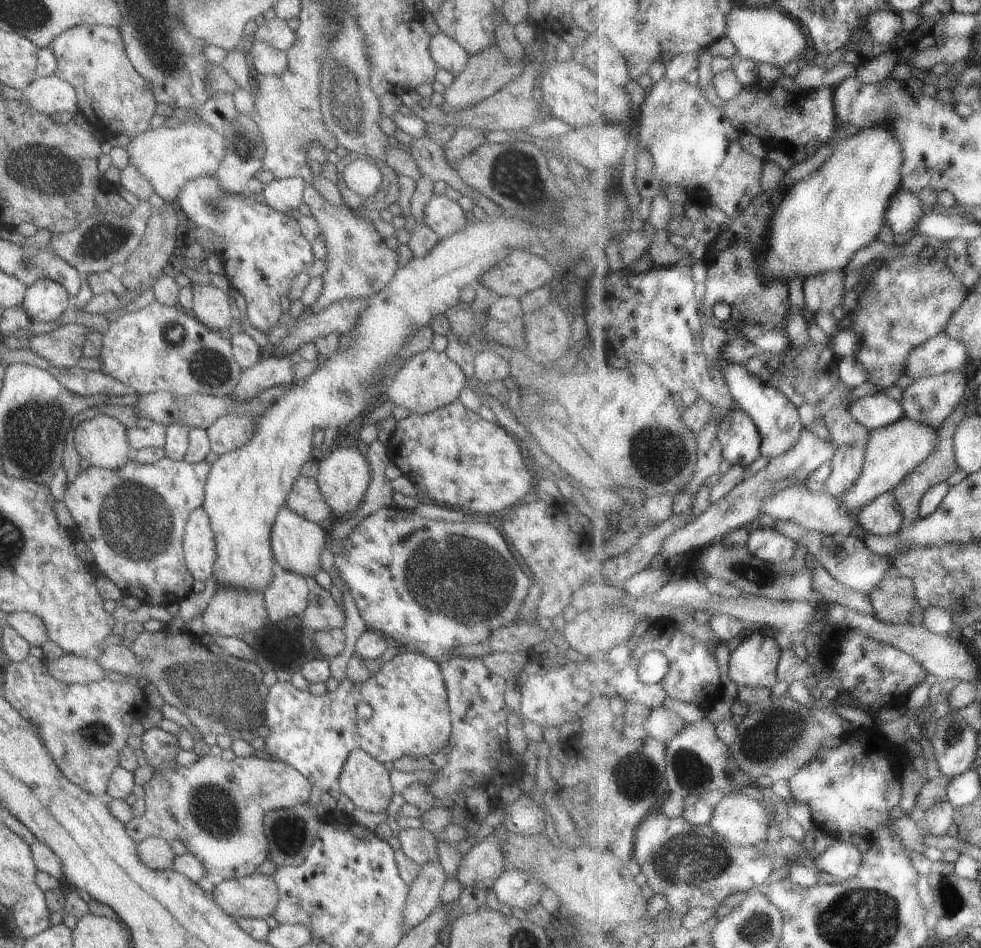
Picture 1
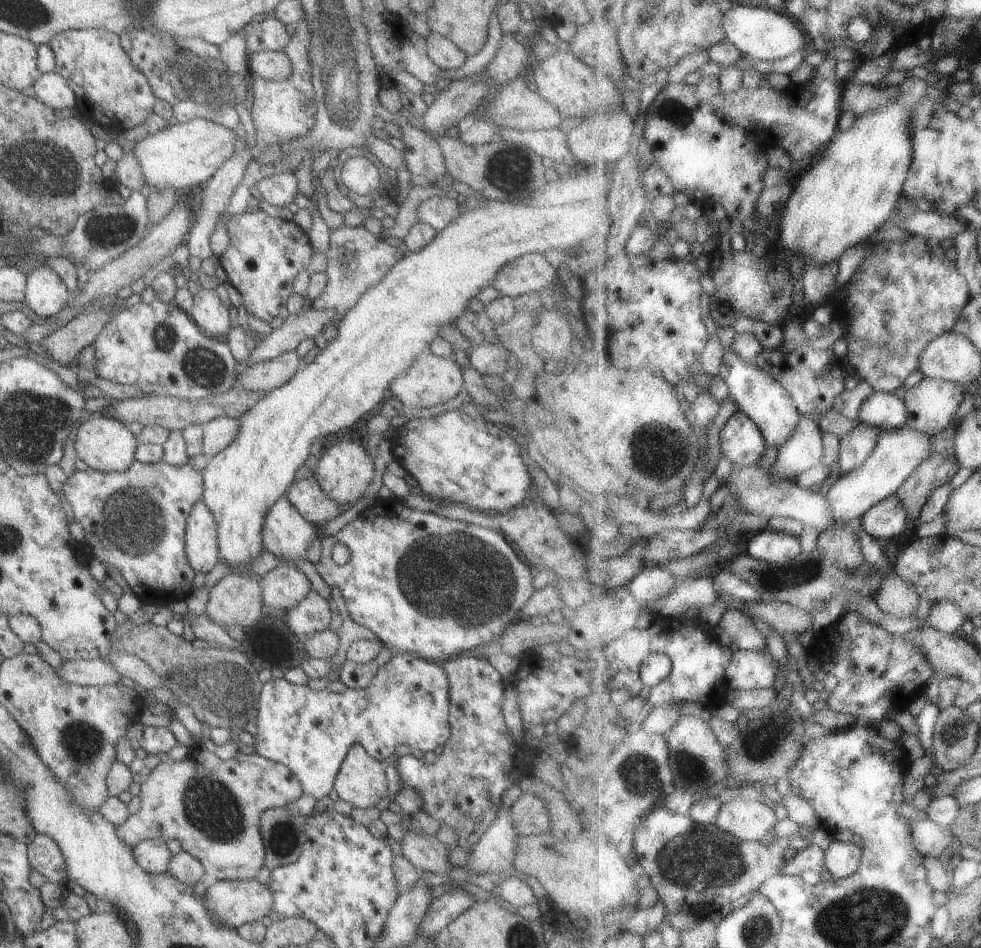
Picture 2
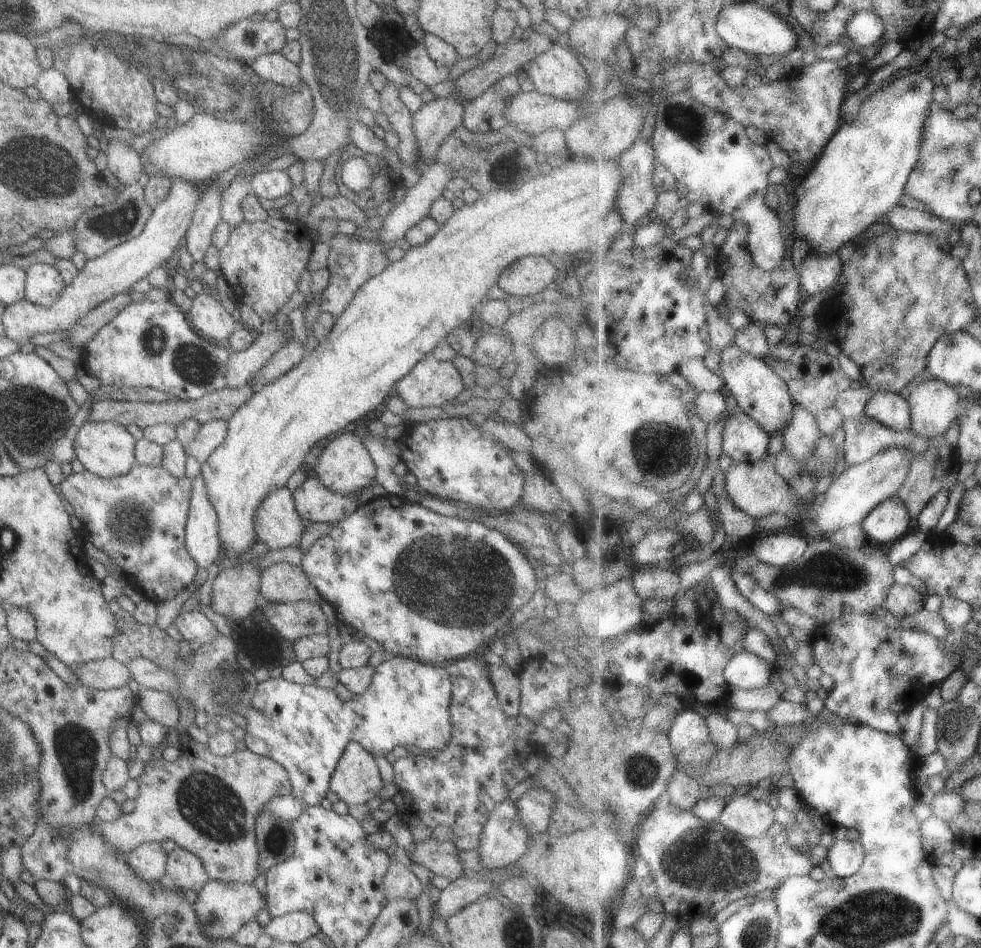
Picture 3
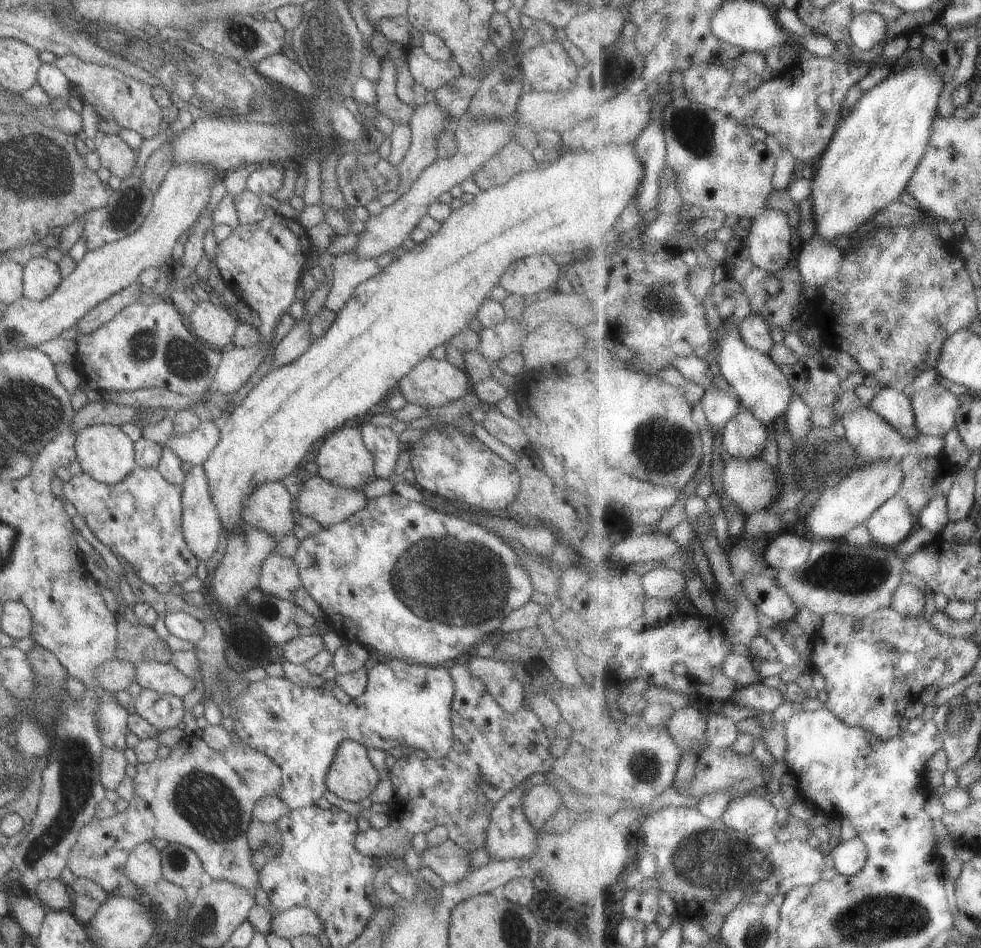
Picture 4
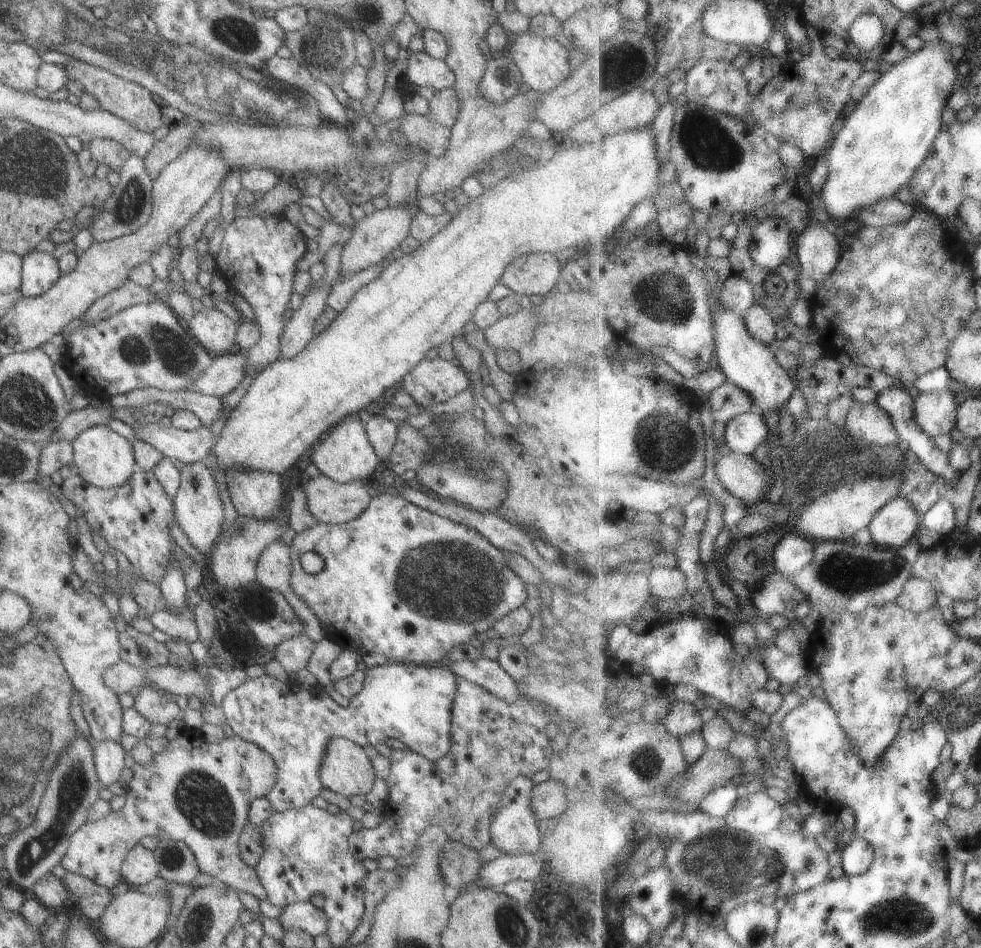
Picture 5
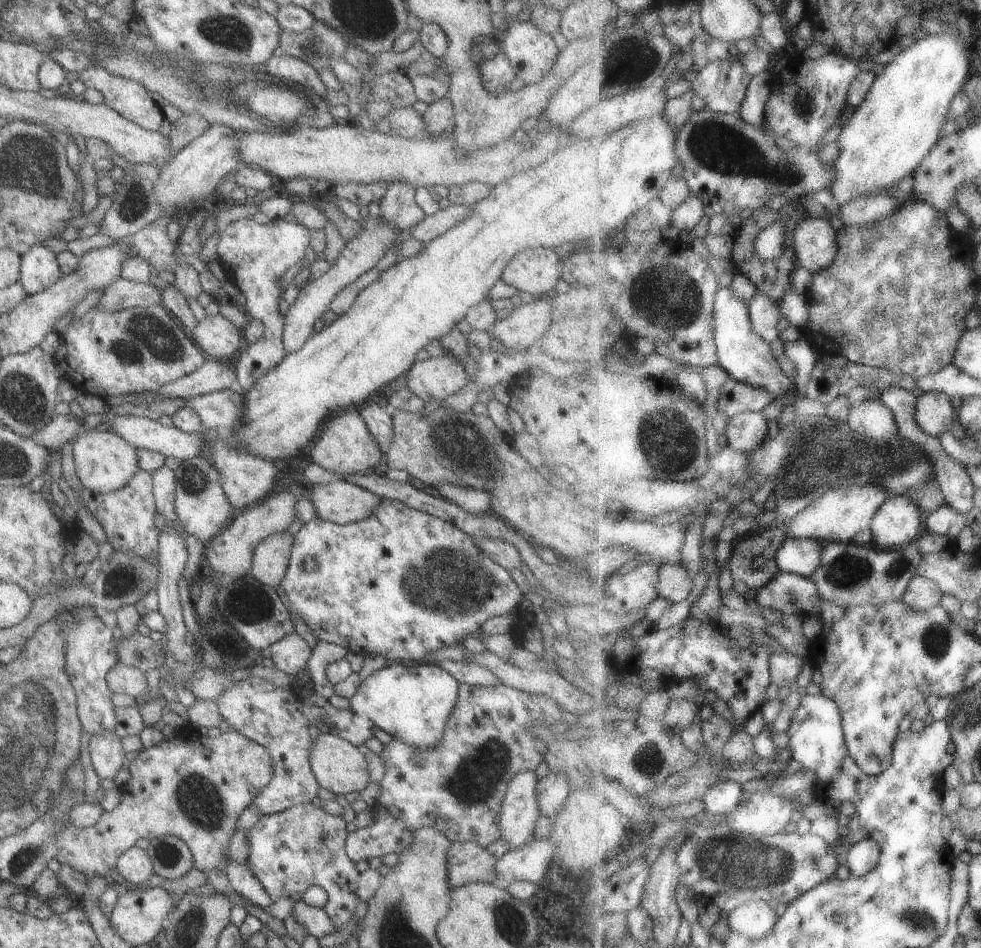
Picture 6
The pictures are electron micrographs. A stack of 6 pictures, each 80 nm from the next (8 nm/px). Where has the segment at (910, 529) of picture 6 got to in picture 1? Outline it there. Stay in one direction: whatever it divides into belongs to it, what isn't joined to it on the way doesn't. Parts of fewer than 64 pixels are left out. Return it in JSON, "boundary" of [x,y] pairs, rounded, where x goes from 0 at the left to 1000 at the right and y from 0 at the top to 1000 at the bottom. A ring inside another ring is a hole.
{"boundary":[[[906,518],[880,535],[875,541],[875,551],[884,561],[907,564],[915,562],[922,556],[923,545],[915,533],[915,525],[910,518]]]}

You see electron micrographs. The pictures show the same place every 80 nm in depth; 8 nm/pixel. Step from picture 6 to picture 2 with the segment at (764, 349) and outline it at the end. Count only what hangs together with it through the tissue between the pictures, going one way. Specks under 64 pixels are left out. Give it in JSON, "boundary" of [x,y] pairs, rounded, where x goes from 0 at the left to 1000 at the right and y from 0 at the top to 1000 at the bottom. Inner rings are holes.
{"boundary":[[[741,368],[733,396],[743,406],[746,421],[752,426],[752,431],[765,439],[775,449],[782,470],[794,473],[809,460],[810,453],[813,451],[814,446],[818,444],[818,437],[802,410],[793,401],[790,401],[786,395],[781,390],[775,389],[769,381],[757,380],[749,374],[747,370]]]}

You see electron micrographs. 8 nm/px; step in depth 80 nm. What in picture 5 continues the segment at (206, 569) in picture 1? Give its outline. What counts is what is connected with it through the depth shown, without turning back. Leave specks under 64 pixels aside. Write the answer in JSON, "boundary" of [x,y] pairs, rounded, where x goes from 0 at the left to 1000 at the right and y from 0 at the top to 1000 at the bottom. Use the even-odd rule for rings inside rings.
{"boundary":[[[206,486],[197,488],[187,488],[181,495],[182,509],[180,518],[175,525],[176,544],[185,561],[193,574],[203,583],[211,586],[215,581],[217,572],[224,563],[224,555],[227,550],[227,537],[225,527],[223,527],[223,517],[219,513],[219,506],[215,498],[208,492]]]}

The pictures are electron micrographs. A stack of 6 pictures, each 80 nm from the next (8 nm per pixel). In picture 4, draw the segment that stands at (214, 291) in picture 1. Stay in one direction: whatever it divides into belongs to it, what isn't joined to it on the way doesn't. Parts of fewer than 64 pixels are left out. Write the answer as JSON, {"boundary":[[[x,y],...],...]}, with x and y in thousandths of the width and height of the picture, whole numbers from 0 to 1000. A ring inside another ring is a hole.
{"boundary":[[[202,318],[188,336],[192,348],[209,365],[226,370],[235,364],[244,342],[236,329],[222,325],[214,318]]]}

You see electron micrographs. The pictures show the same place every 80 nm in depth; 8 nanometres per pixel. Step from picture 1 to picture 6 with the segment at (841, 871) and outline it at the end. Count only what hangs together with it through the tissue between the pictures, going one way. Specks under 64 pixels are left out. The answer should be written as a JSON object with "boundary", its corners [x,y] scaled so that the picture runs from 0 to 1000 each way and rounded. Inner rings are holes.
{"boundary":[[[883,883],[869,893],[865,893],[863,901],[860,902],[861,914],[864,915],[869,925],[880,925],[891,918],[900,899],[894,886]]]}

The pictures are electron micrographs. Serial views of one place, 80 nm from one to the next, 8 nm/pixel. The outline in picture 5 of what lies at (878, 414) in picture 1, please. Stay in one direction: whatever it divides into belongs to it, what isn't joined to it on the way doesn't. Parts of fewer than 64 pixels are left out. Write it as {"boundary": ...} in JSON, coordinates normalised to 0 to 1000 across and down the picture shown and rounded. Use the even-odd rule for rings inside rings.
{"boundary":[[[909,408],[894,417],[893,426],[896,426],[901,432],[904,432],[904,437],[908,437],[912,453],[915,455],[919,466],[927,470],[927,474],[939,485],[942,492],[945,492],[947,497],[953,498],[955,502],[959,502],[959,506],[963,506],[963,511],[969,513],[969,520],[972,520],[983,498],[973,496],[973,494],[969,492],[967,483],[965,483],[965,477],[953,468],[953,462],[944,458],[944,456],[937,450],[933,440],[933,422],[929,420],[929,416],[927,416],[926,411]]]}

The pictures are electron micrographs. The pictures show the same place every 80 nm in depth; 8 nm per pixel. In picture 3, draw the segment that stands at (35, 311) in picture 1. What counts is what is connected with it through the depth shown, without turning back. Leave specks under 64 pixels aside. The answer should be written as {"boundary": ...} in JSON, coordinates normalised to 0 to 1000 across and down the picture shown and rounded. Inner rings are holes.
{"boundary":[[[34,277],[24,285],[23,315],[41,324],[49,324],[60,312],[65,301],[54,280]]]}

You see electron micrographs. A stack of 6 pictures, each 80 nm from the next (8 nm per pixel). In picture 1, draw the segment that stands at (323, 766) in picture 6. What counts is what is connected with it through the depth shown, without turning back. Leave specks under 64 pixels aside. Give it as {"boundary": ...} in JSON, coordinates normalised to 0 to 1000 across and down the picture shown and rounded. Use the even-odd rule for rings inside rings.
{"boundary":[[[366,790],[354,796],[341,828],[358,844],[361,852],[380,858],[392,858],[401,838],[390,805]]]}

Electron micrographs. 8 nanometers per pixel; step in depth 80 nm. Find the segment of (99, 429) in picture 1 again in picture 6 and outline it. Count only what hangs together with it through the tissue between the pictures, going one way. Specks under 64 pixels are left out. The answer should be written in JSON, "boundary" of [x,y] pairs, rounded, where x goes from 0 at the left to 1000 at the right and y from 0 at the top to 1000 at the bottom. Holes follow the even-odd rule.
{"boundary":[[[91,454],[81,456],[74,463],[73,487],[76,502],[83,515],[93,517],[95,521],[108,521],[121,517],[141,498],[140,477],[121,460],[107,454]]]}

